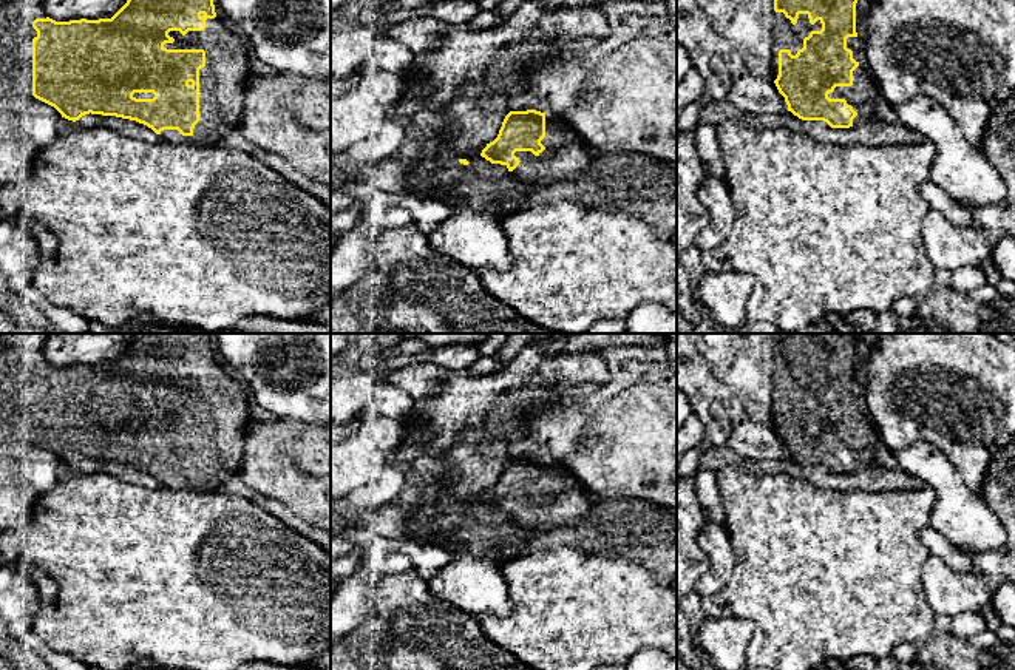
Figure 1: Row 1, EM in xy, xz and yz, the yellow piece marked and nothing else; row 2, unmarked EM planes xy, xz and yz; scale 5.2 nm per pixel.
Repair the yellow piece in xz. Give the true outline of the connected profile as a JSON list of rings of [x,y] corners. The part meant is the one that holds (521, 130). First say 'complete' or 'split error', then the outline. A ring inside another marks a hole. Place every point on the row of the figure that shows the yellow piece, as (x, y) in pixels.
split error; [[[527,110],[510,111],[497,137],[487,144],[480,156],[525,184],[547,187],[575,182],[589,168],[593,154],[570,124],[547,113]]]

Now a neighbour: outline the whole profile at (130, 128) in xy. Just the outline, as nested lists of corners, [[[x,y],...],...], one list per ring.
[[[91,113],[82,116],[76,122],[62,117],[59,120],[59,136],[66,136],[80,128],[94,128],[94,127],[108,127],[125,137],[139,139],[147,144],[156,144],[161,140],[159,134],[156,134],[151,128],[148,128],[144,124],[116,116],[102,116]]]

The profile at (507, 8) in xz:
[[[502,0],[496,8],[499,14],[499,23],[508,20],[527,0]]]

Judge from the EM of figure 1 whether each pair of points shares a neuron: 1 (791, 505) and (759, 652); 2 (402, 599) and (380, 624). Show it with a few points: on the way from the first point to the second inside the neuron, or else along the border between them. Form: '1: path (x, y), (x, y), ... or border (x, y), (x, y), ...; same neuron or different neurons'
1: path (791, 542), (791, 615); same neuron
2: path (399, 605), (386, 618); same neuron

